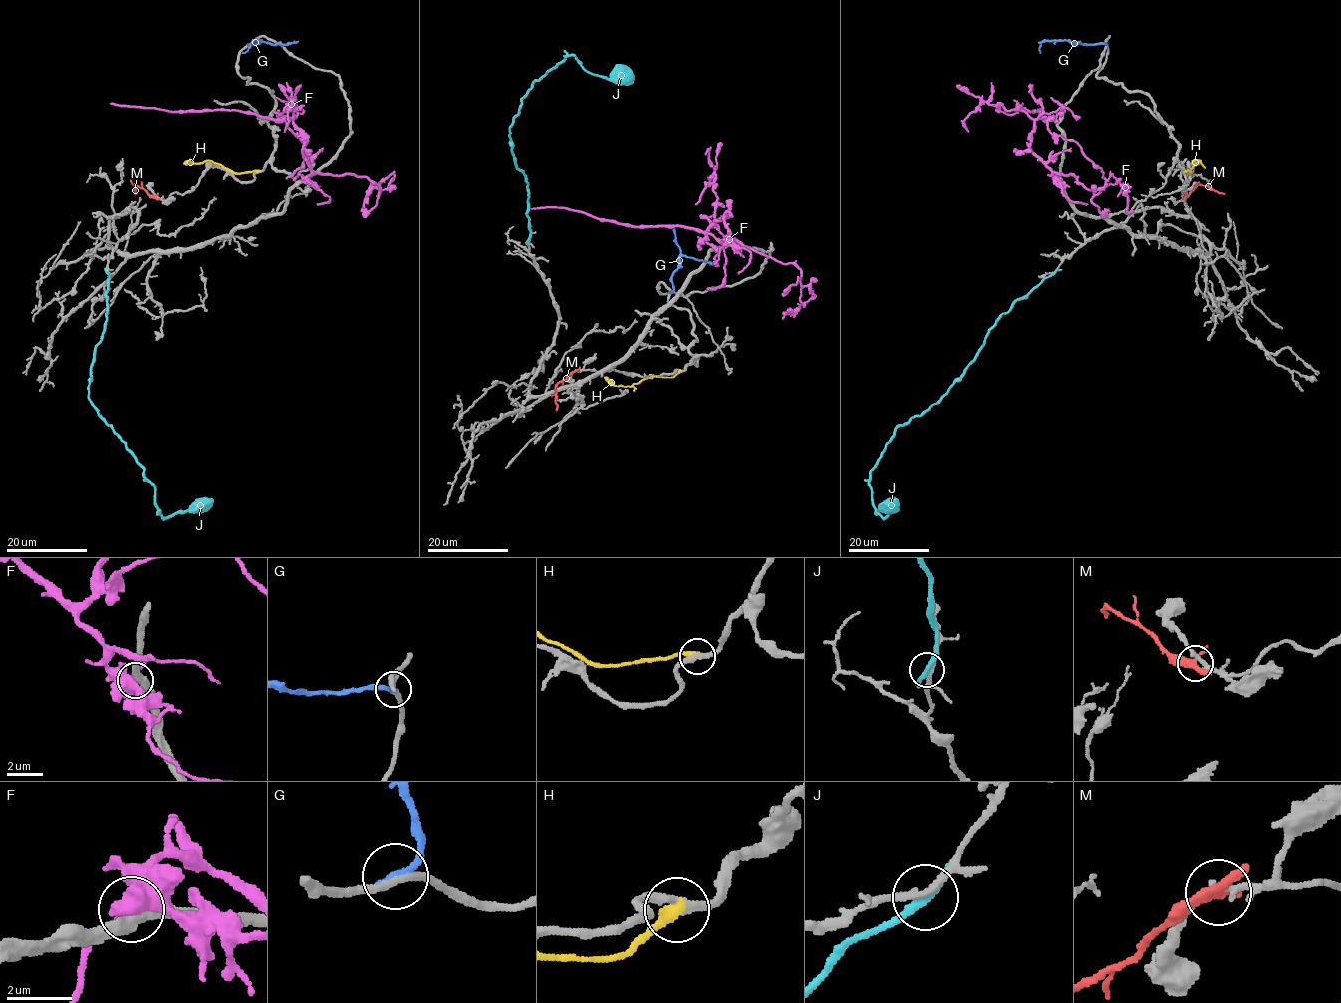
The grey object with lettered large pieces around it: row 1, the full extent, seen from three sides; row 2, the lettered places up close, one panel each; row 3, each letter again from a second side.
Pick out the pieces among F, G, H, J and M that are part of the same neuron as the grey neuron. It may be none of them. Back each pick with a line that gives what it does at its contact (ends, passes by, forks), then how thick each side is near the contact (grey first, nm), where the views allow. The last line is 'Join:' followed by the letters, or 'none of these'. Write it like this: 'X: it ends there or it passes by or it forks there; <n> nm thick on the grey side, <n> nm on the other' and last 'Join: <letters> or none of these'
H: it ends there; 280 nm thick on the grey side, 400 nm on the other
Join: H

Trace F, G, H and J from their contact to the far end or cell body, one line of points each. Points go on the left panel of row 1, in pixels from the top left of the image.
F: (305, 179), (311, 168), (304, 156), (303, 133), (292, 120), (274, 120), (238, 111), (169, 112), (110, 103)
G: (249, 44), (256, 44), (259, 40), (253, 41), (242, 53)
H: (258, 171), (234, 173), (210, 161), (183, 163)
J: (107, 272), (105, 329), (95, 348), (88, 396), (155, 488), (156, 507), (165, 517), (202, 510), (213, 500)

